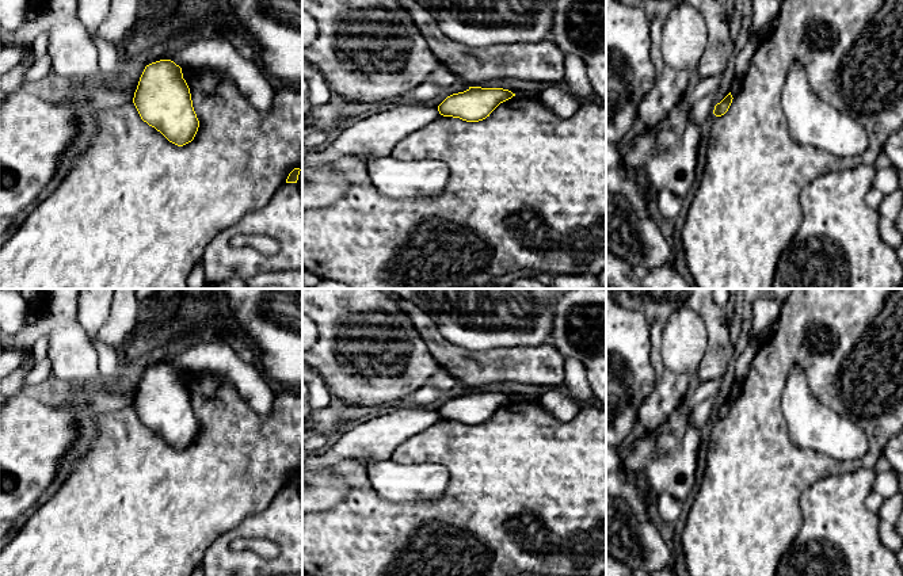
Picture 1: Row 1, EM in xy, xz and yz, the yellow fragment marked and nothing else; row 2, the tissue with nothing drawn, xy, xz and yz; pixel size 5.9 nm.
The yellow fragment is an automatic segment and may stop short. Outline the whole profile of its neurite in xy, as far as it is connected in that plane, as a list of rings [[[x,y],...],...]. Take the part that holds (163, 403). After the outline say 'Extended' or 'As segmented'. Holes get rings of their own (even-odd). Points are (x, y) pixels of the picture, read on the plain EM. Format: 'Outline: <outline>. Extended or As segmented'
Outline: [[[160,363],[145,370],[133,407],[141,423],[169,446],[183,450],[194,443],[199,424],[182,371],[174,365]]]. As segmented

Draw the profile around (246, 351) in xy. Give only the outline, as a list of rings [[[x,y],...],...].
[[[229,310],[228,316],[222,317],[220,314],[212,316],[212,318],[218,324],[218,329],[226,343],[232,347],[232,350],[239,355],[240,359],[248,363],[256,363],[258,354],[255,347],[248,342],[248,339],[235,327],[235,329],[240,333],[239,337],[229,333],[229,328],[225,325],[225,320],[230,318]]]

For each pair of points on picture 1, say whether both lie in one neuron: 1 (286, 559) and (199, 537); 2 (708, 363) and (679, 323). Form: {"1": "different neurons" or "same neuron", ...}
{"1": "different neurons", "2": "different neurons"}

